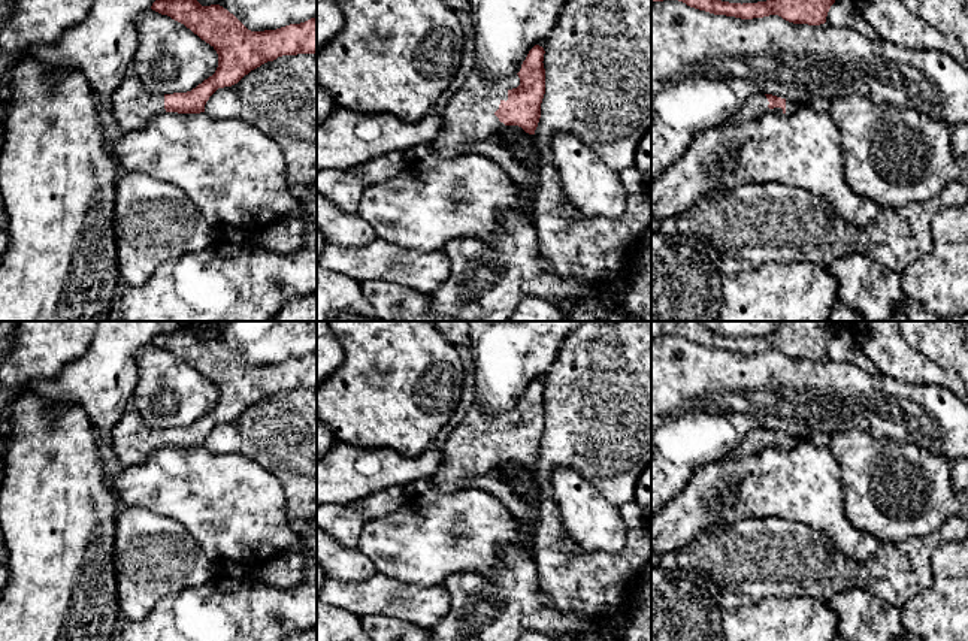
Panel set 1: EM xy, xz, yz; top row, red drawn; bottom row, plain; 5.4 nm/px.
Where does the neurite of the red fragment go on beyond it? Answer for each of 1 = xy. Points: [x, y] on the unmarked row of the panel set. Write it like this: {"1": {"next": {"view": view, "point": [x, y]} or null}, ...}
{"1": {"next": {"view": "xy", "point": [133, 441]}}}

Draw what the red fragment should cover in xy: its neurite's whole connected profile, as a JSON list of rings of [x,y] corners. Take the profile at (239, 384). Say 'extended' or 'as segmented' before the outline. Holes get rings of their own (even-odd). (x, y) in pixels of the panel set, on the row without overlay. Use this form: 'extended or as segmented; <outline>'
extended; [[[191,327],[155,335],[151,344],[184,359],[202,375],[209,378],[218,388],[218,402],[212,411],[191,426],[164,430],[148,427],[139,412],[130,406],[111,430],[114,454],[124,466],[143,463],[151,453],[163,447],[205,447],[206,436],[218,423],[238,418],[245,409],[261,399],[273,396],[282,390],[317,388],[317,351],[276,365],[251,366],[223,341],[202,341]]]

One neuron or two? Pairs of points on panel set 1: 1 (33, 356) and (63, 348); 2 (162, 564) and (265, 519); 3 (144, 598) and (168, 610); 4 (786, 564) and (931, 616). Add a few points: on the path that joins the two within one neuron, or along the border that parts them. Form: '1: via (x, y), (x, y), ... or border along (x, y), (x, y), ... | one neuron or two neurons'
1: via (41, 351), (44, 348), (56, 348) | one neuron
2: border along (177, 522), (218, 568) | two neurons
3: border along (187, 587), (165, 595), (144, 617), (130, 620) | two neurons
4: border along (932, 583), (901, 608) | two neurons

